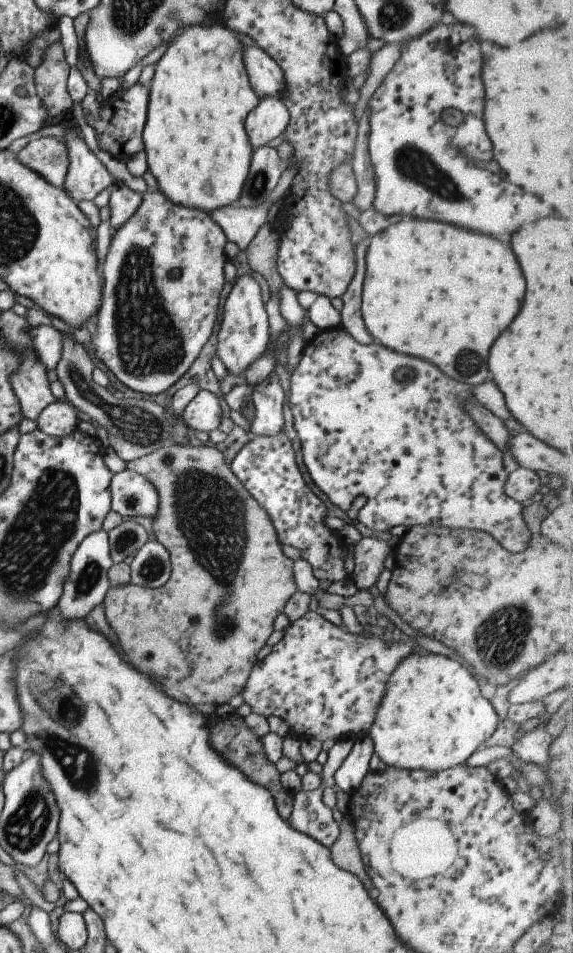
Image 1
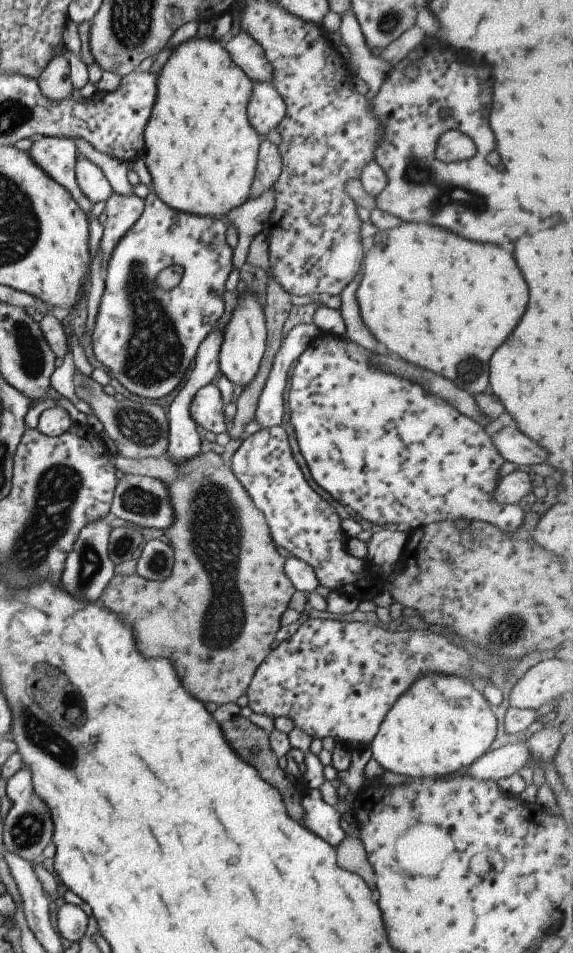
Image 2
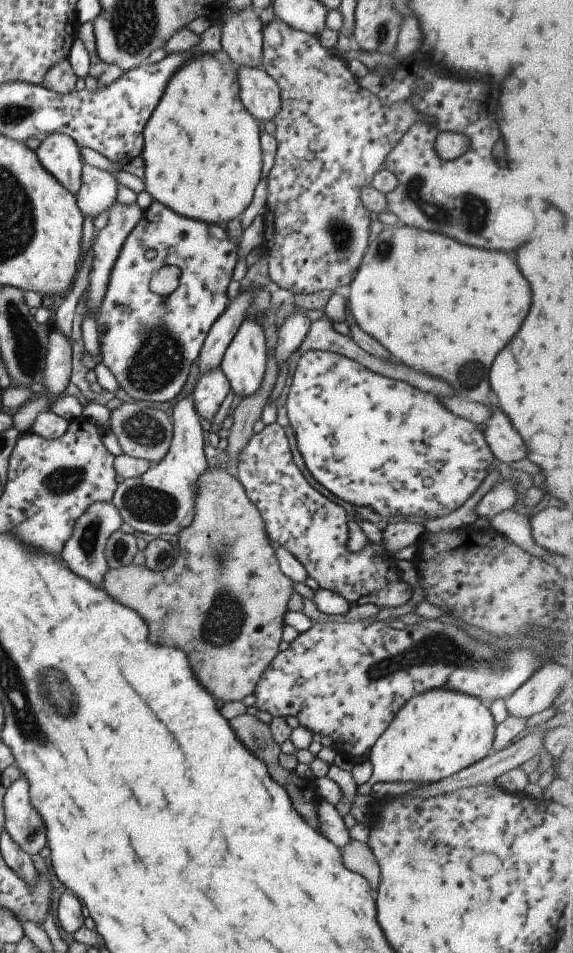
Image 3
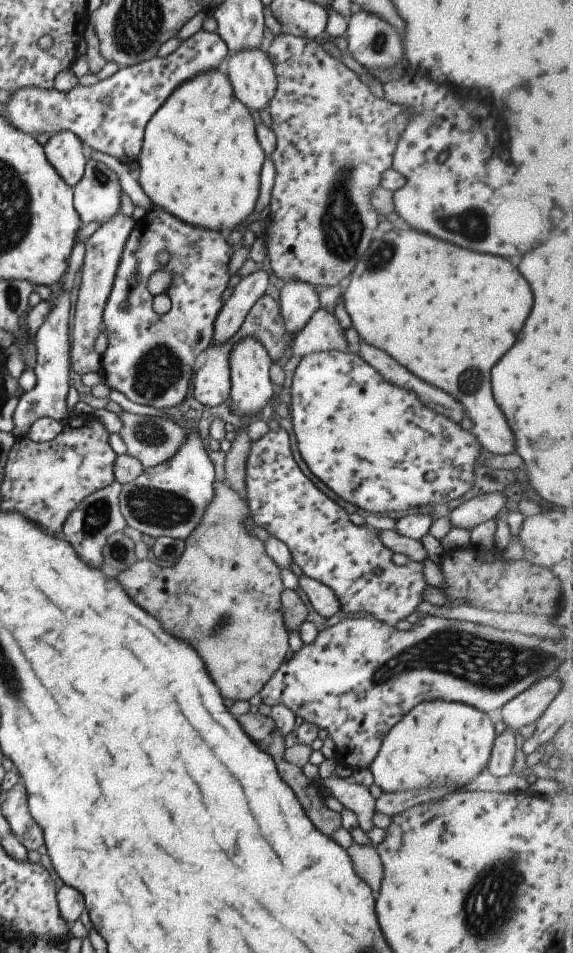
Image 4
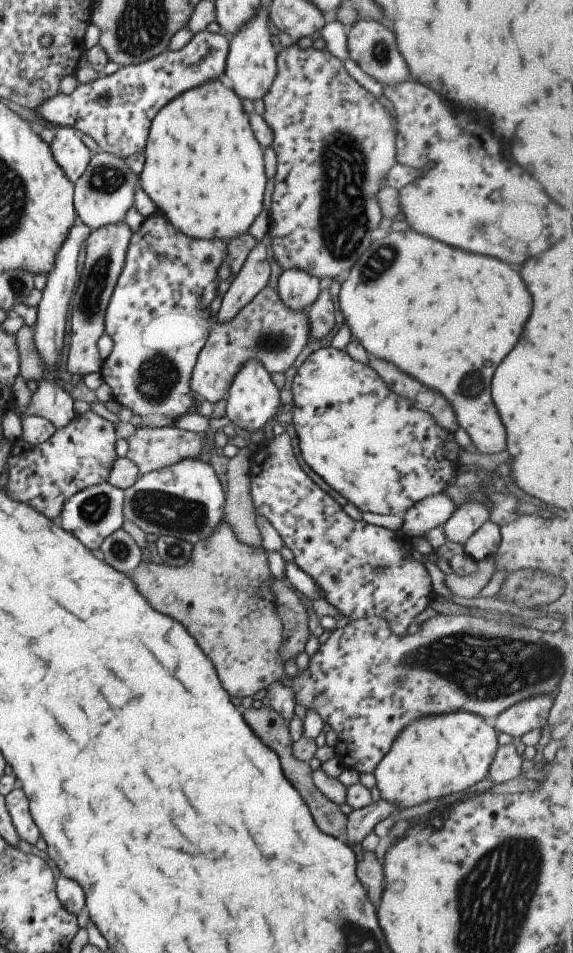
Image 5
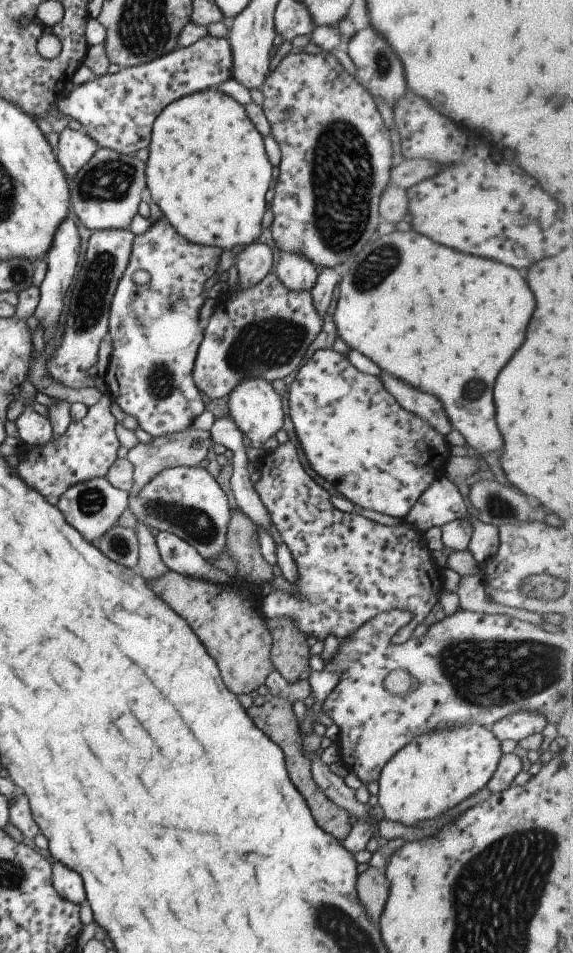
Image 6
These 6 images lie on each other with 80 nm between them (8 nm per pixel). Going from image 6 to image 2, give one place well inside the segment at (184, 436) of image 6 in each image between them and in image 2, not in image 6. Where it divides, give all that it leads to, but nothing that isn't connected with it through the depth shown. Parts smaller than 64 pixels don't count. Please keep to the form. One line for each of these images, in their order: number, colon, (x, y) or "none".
2: (138, 428)
3: (142, 432)
4: (151, 440)
5: (149, 448)

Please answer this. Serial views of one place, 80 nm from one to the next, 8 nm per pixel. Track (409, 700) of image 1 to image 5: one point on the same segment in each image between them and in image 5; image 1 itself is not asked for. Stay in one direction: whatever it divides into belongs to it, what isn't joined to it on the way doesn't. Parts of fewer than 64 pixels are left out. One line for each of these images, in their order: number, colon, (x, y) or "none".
2: (441, 722)
3: (436, 733)
4: (436, 741)
5: (438, 754)

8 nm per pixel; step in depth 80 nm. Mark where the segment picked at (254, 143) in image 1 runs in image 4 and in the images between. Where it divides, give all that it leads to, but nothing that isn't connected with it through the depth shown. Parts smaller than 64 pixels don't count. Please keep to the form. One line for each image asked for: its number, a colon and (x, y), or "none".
2: (265, 109)
3: (260, 96)
4: (250, 73)

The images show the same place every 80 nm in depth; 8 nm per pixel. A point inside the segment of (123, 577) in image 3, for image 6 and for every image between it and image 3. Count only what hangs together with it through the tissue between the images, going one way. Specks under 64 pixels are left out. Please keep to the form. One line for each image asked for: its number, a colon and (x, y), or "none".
4: (222, 594)
5: (223, 594)
6: (227, 620)

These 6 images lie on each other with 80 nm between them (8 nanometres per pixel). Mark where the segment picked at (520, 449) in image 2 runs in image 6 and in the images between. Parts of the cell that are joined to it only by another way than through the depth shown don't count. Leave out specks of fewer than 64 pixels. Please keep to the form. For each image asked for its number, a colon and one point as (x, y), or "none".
3: (440, 307)
4: (446, 314)
5: (446, 317)
6: (414, 308)

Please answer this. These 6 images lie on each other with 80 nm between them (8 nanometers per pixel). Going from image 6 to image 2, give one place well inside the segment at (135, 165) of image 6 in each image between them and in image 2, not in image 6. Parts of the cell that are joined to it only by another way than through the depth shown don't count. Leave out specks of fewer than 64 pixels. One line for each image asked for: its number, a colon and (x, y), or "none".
2: (92, 183)
3: (97, 192)
4: (96, 197)
5: (102, 194)

